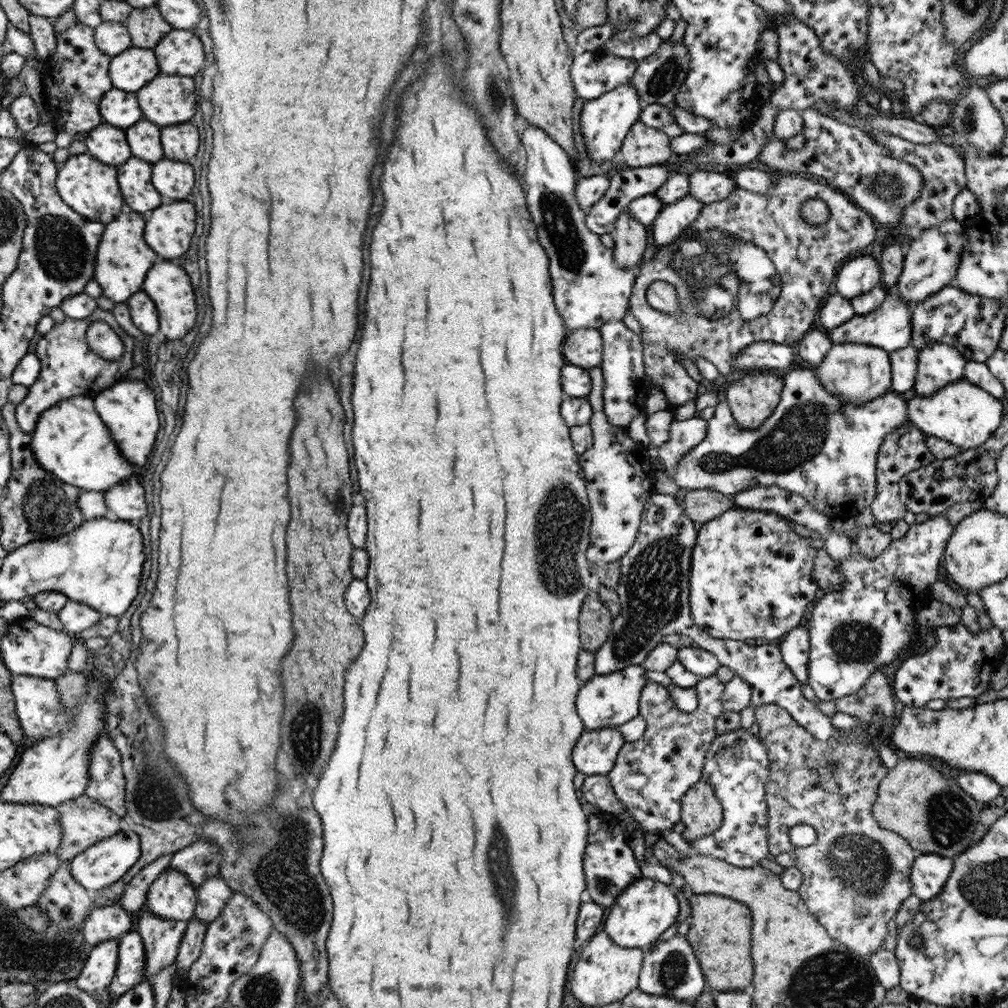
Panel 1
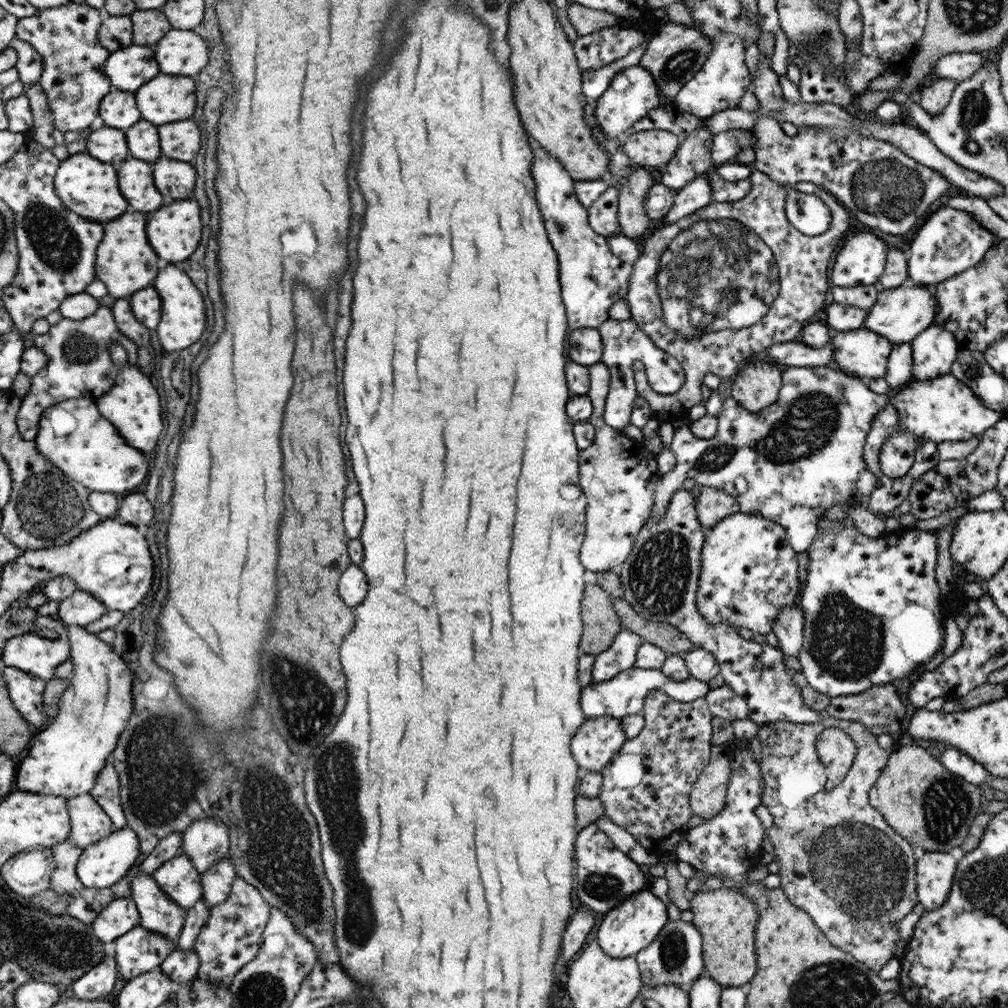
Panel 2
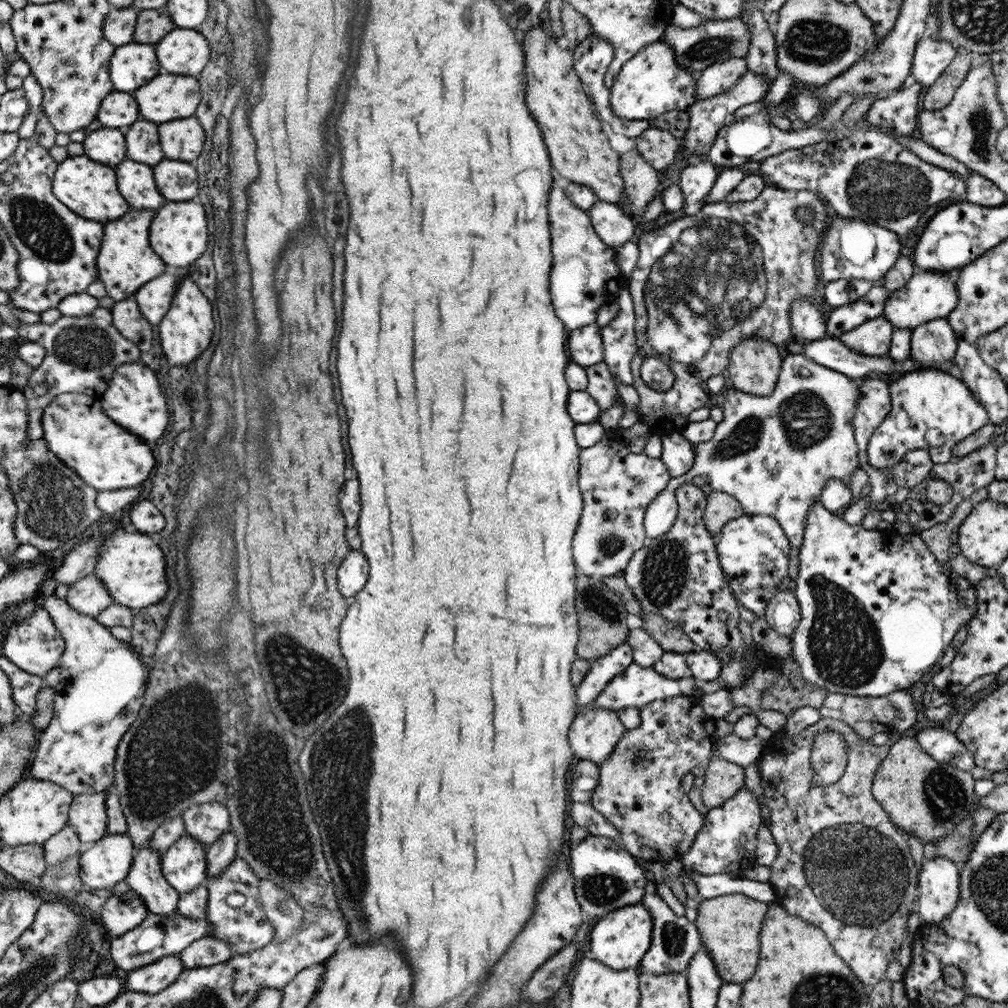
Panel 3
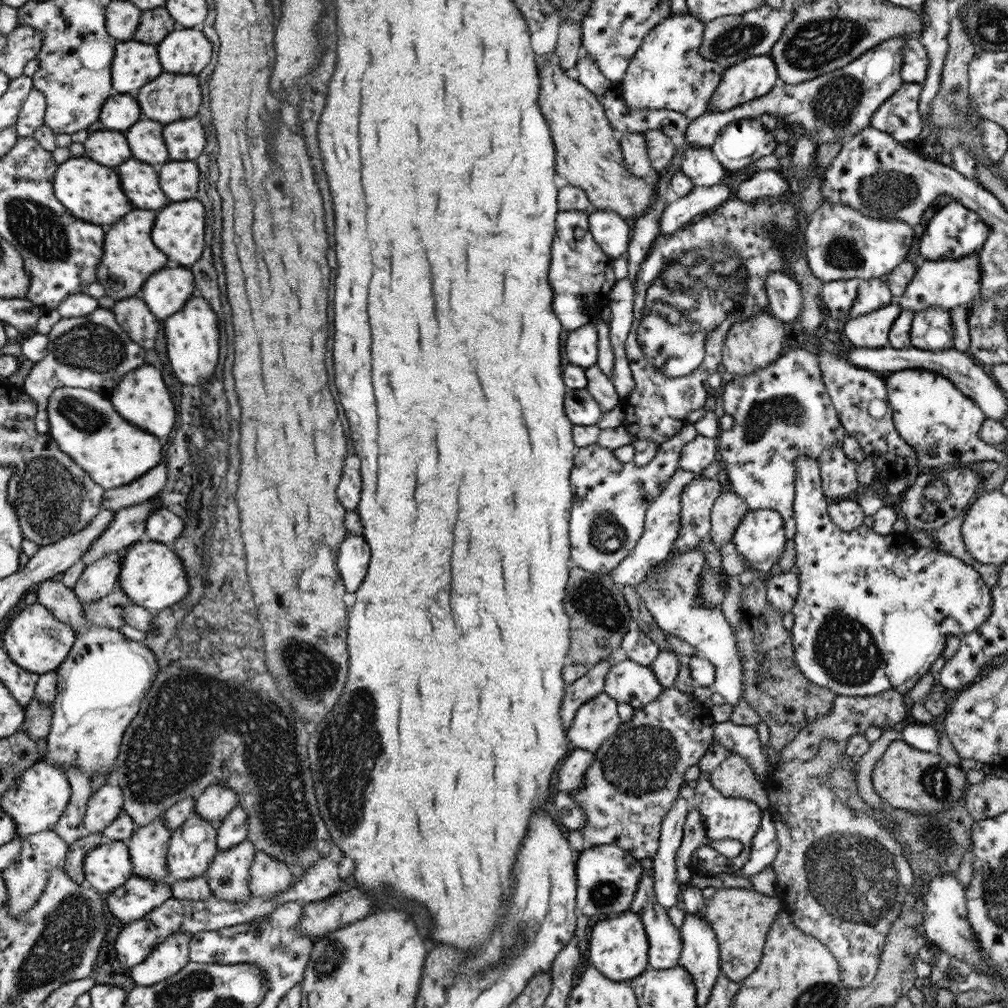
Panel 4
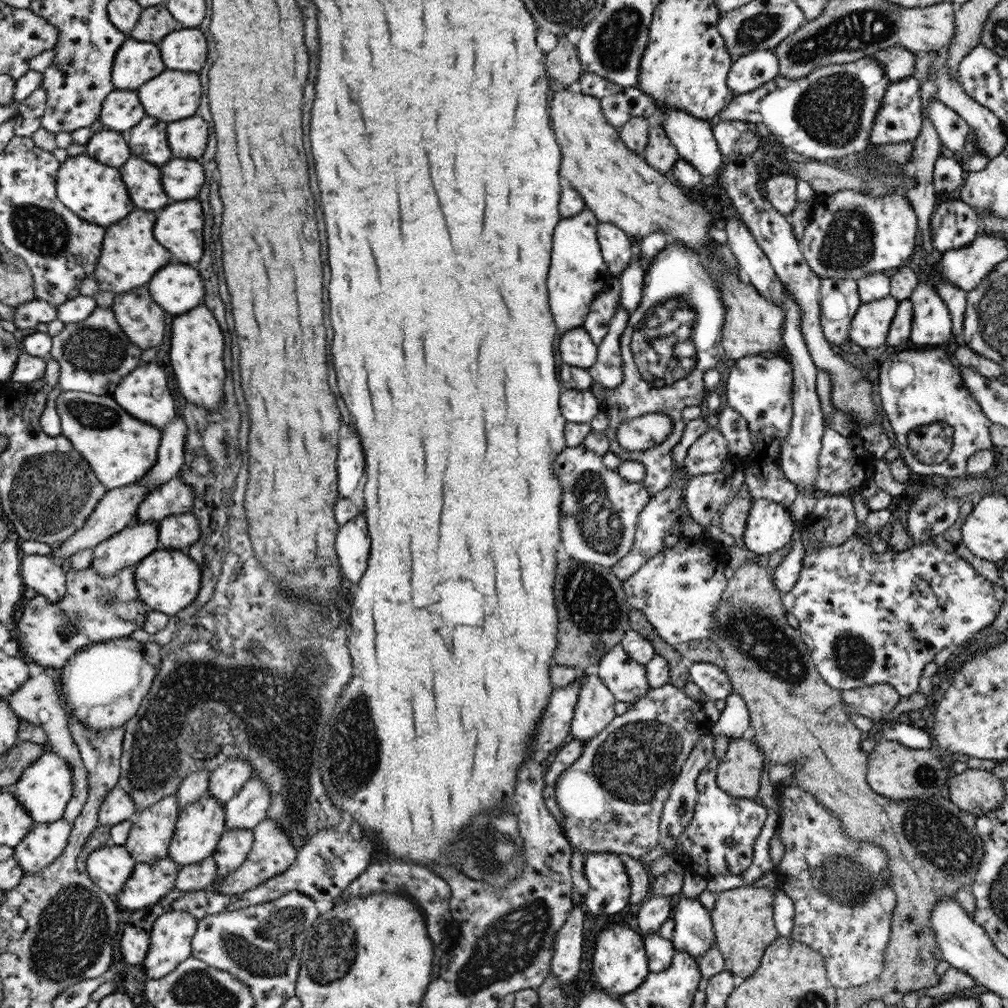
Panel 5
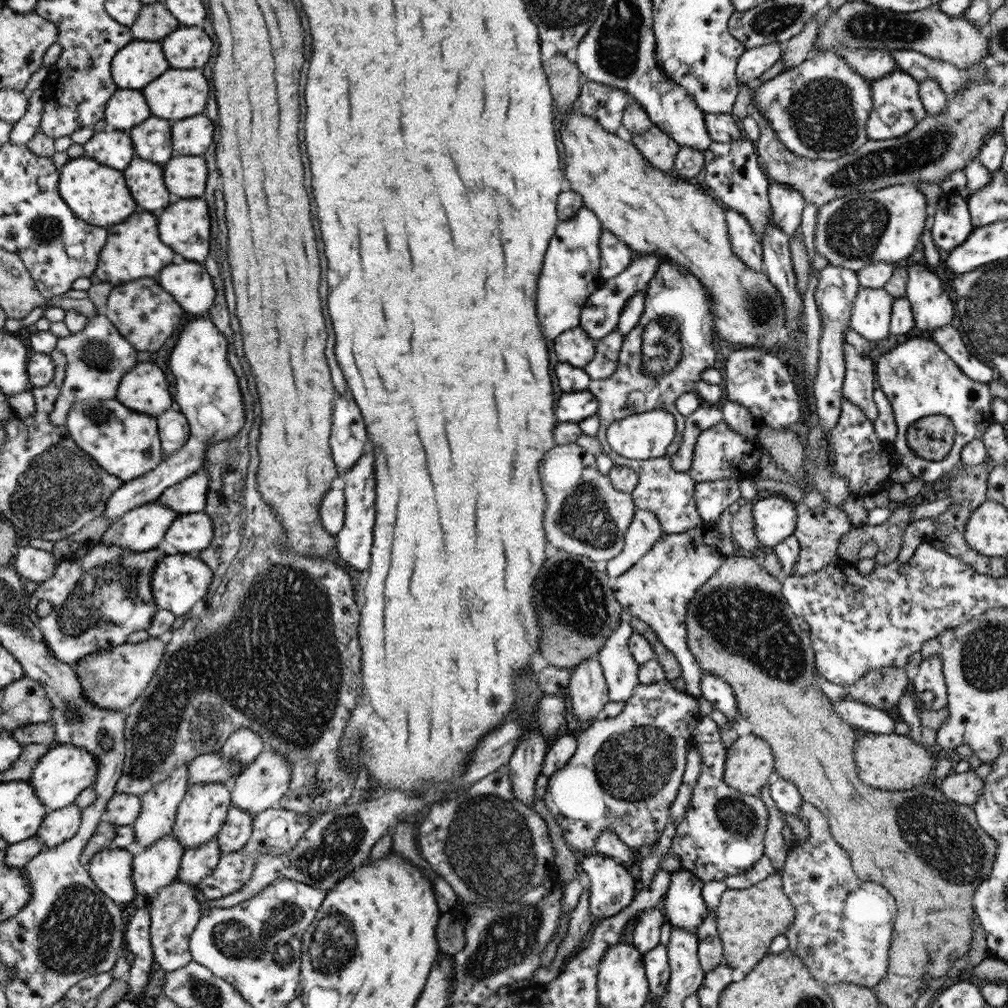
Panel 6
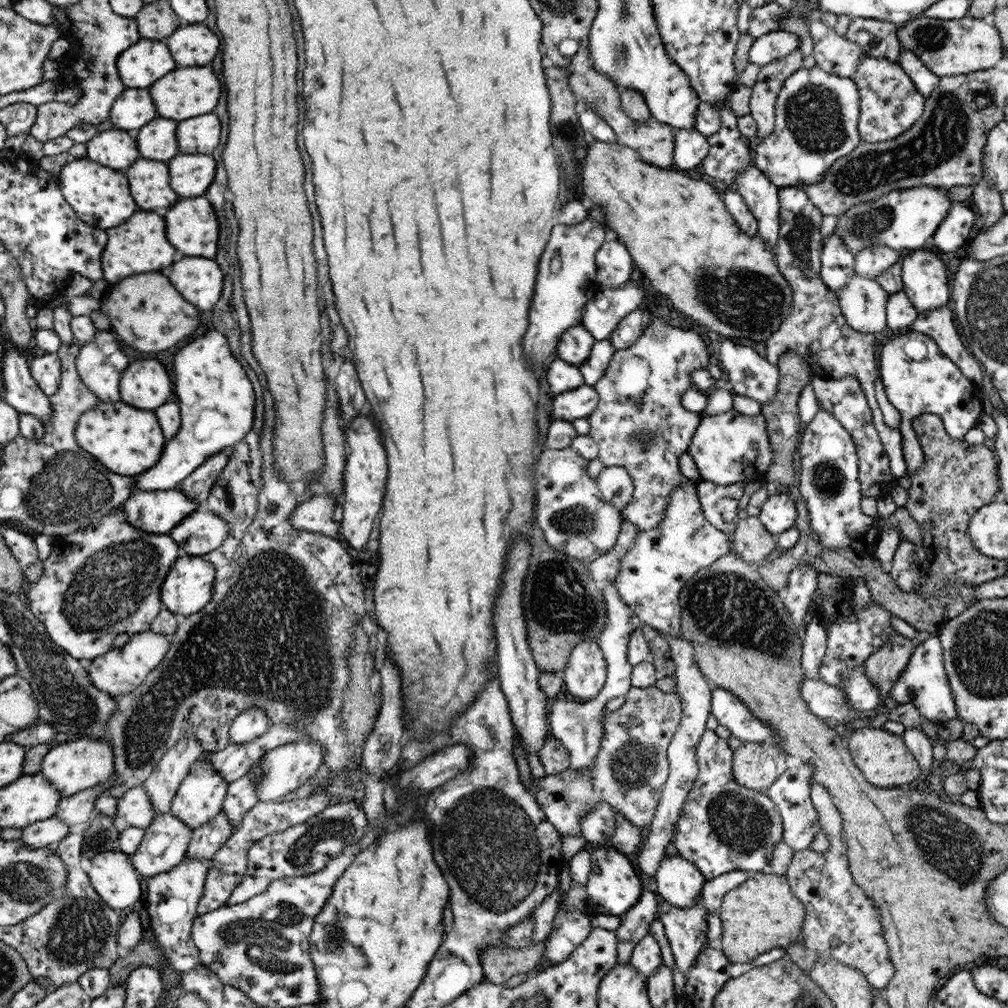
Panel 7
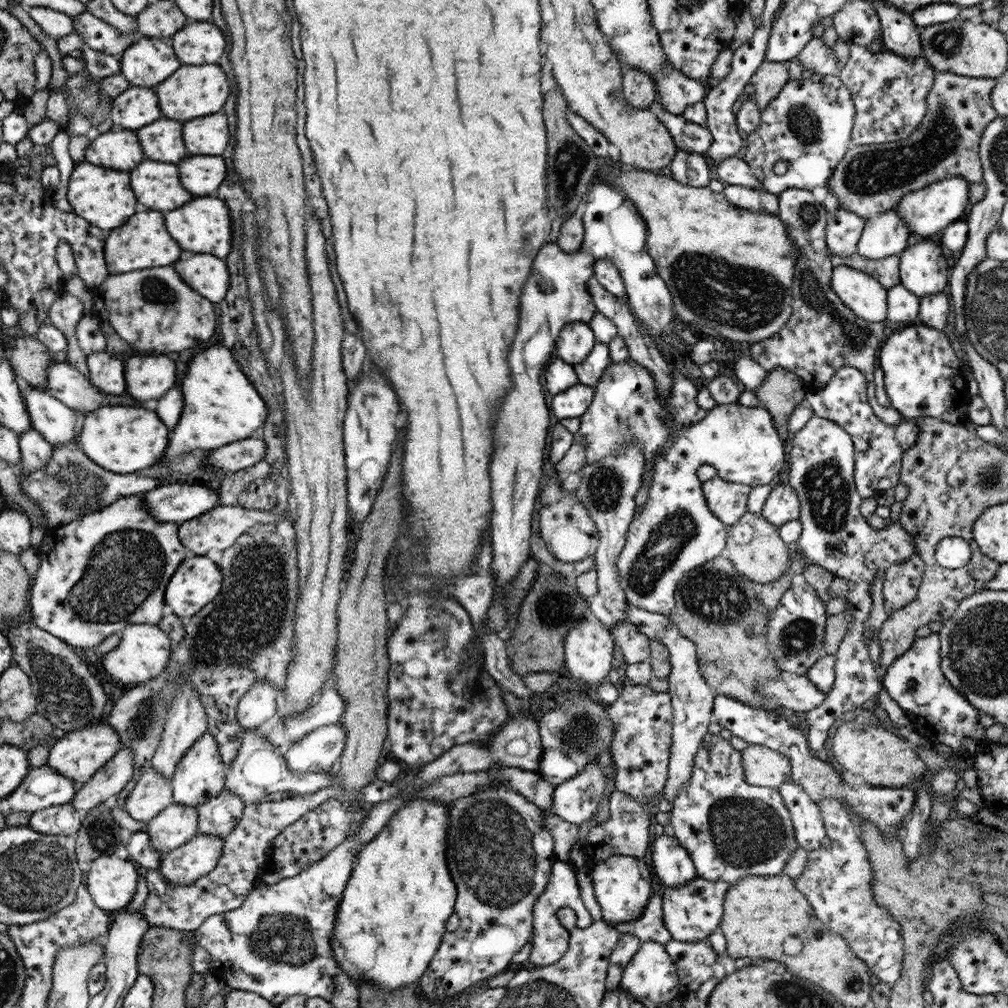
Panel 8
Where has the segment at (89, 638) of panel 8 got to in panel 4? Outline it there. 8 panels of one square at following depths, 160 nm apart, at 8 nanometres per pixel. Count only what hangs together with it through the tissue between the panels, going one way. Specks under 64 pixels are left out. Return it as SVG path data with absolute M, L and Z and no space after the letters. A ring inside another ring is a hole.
M117 585L108 597L81 605L89 623L116 630L125 626L125 609L130 608L128 600L128 595ZM32 604L22 610L6 630L3 644L9 656L22 668L39 675L56 671L65 662L76 643L72 624L58 620L44 605Z

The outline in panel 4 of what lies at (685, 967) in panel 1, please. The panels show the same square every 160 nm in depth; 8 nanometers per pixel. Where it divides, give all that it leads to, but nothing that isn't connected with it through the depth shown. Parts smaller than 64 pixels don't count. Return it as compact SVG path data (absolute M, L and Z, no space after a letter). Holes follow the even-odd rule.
M644 874L637 886L637 892L633 898L633 904L629 910L638 913L640 920L644 924L649 941L649 969L667 970L679 966L680 954L682 953L682 937L679 927L674 926L668 911L658 902L654 888L654 879Z

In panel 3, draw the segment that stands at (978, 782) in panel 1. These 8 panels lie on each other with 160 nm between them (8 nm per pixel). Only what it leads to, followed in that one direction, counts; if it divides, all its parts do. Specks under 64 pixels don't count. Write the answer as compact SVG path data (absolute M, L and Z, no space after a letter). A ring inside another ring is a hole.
M928 724L916 733L914 739L936 760L971 771L976 765L974 756L956 737L955 733L951 733L946 727L936 729L932 724Z

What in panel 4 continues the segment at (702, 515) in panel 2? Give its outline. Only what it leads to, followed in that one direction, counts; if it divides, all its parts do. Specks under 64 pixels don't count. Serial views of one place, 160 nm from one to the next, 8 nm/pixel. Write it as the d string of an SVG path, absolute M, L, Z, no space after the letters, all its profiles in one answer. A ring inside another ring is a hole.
M733 492L722 493L716 498L711 510L710 542L718 550L721 545L731 542L738 524L748 511L746 502Z

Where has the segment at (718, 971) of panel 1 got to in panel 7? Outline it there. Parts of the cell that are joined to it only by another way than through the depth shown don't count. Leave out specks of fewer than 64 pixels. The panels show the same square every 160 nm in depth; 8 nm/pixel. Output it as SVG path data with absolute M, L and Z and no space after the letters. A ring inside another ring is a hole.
M768 871L753 873L746 882L724 895L718 913L722 923L722 940L718 947L730 963L751 963L772 948L804 944L801 935L804 904L794 896L785 875L778 876Z

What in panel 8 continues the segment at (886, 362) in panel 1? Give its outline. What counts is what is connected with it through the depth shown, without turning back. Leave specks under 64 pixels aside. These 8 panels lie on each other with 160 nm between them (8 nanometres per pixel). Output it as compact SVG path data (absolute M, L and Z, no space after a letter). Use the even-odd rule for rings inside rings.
M848 266L833 268L832 290L858 317L868 322L883 322L887 318L887 292L872 276Z

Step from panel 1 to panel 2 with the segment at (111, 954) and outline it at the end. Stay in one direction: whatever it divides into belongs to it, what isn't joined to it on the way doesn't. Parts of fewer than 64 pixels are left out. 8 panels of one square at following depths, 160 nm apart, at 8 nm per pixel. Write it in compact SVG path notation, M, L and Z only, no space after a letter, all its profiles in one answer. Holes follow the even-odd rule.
M110 956L104 958L98 963L96 968L92 968L90 972L78 978L73 984L73 994L79 1000L103 1000L106 994L112 992L114 982L118 980L118 970L116 970L117 961Z

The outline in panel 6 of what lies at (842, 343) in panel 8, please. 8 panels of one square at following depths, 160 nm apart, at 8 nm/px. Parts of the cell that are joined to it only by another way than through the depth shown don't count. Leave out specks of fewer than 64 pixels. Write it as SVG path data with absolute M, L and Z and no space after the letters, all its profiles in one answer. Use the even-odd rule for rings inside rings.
M773 182L769 185L767 195L773 212L773 222L795 237L802 222L802 209L806 204L801 192L789 184ZM851 328L847 329L843 336L843 351L846 369L843 398L855 404L873 423L878 411L873 399L876 378L872 364L876 363L876 358L870 348L870 341Z

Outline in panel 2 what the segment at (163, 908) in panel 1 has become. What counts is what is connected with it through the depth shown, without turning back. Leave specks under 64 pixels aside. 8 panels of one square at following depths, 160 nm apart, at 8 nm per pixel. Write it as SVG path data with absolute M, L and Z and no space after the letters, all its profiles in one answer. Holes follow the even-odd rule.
M182 852L162 864L152 874L160 887L176 904L182 908L192 908L203 898L200 872L193 862Z

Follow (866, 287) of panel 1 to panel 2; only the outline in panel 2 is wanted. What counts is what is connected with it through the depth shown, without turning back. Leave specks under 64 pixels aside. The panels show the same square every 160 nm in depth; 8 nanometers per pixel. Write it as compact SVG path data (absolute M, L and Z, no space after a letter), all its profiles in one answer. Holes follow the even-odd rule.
M853 231L836 250L831 266L833 286L876 284L886 268L886 244L868 231Z

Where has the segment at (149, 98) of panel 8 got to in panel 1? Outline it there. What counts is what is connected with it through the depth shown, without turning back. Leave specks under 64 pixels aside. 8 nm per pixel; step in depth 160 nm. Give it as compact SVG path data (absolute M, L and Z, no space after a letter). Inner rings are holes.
M114 87L102 97L100 114L105 118L106 125L118 128L130 128L142 118L136 94Z

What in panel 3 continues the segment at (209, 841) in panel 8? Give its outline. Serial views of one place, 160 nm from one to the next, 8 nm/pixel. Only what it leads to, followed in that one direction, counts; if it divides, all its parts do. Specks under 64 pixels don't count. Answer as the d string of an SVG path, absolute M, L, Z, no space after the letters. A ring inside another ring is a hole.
M180 954L169 955L164 959L158 960L158 963L146 964L146 967L138 968L136 971L130 971L127 977L126 990L158 994L169 988L169 986L174 985L174 982L178 980L184 970L184 964L180 961Z

